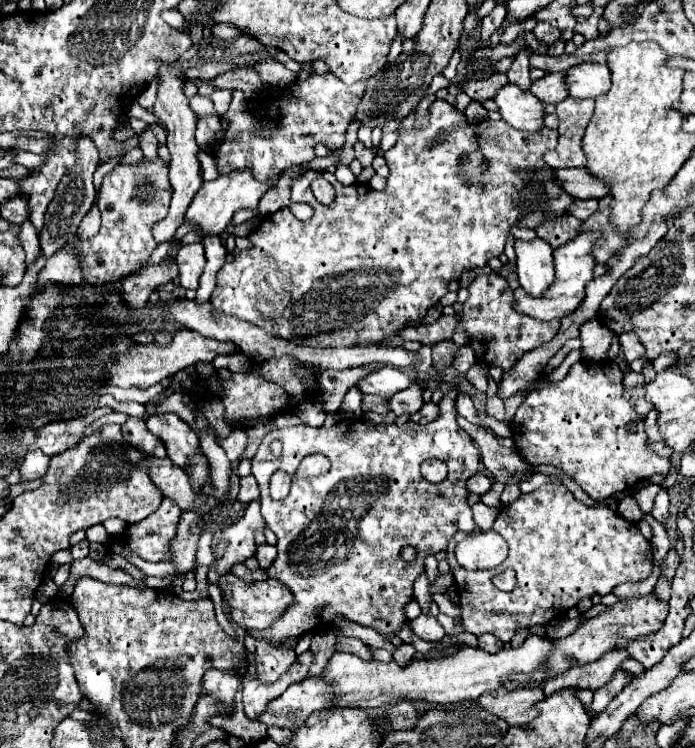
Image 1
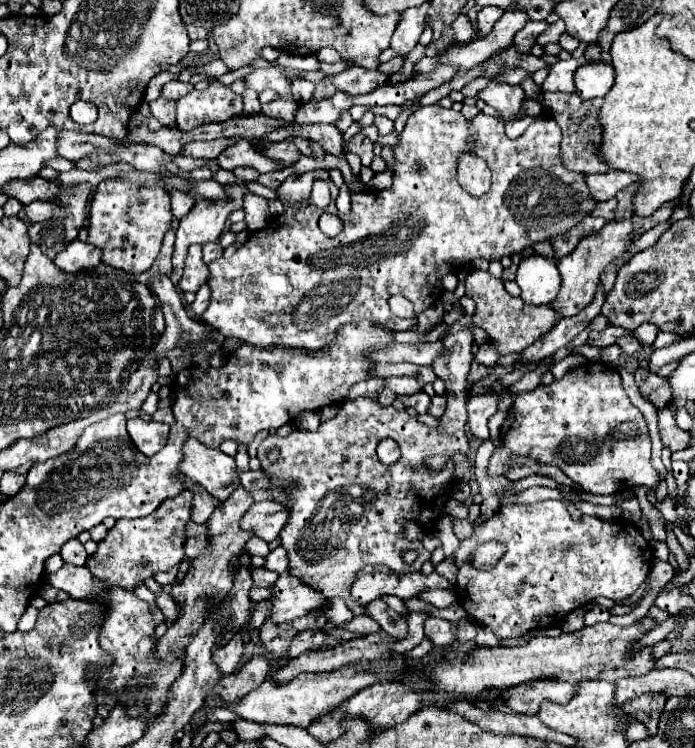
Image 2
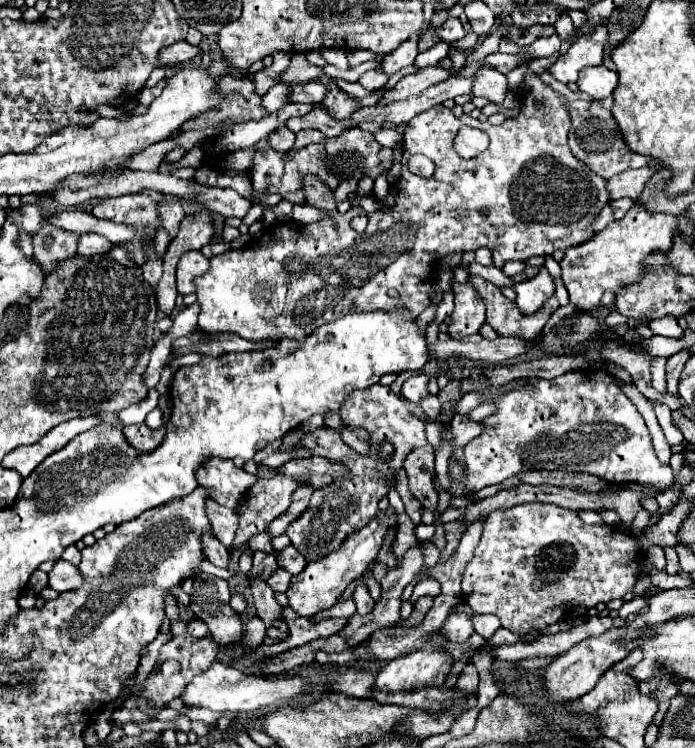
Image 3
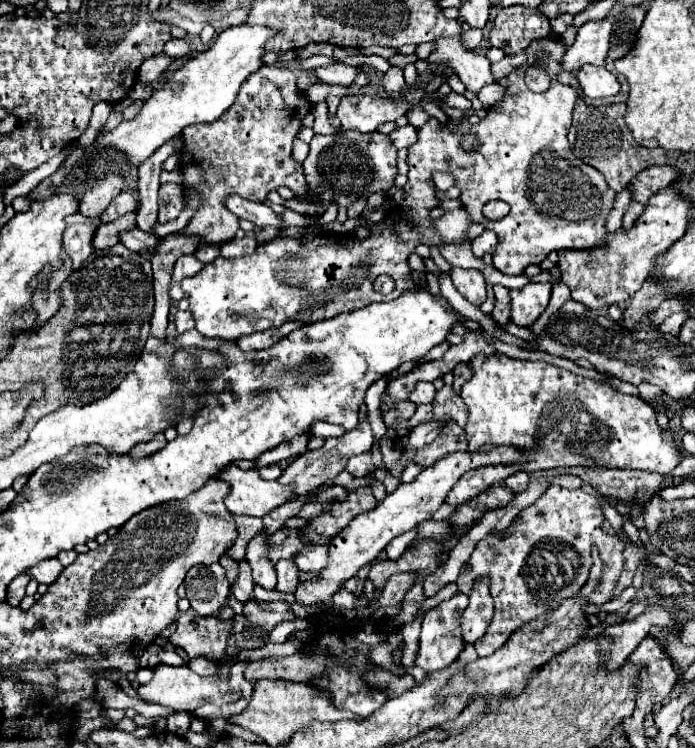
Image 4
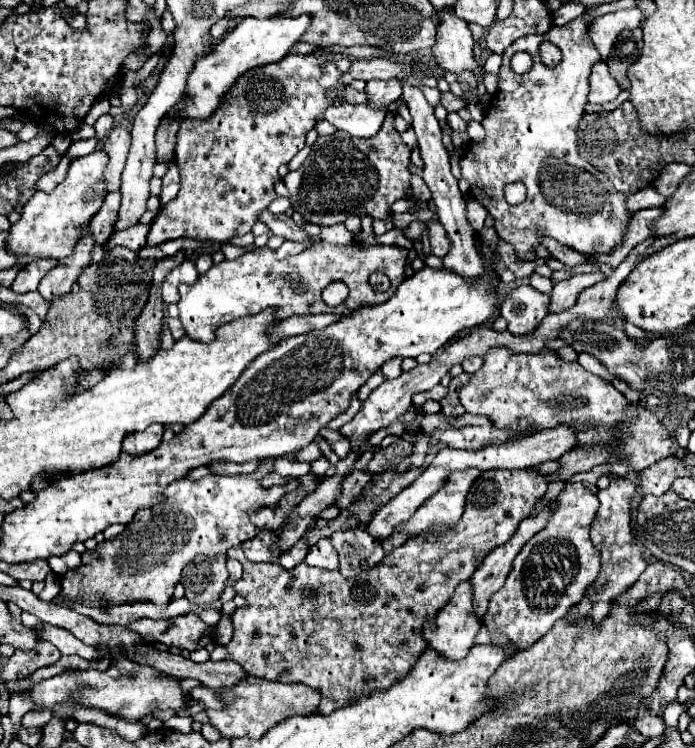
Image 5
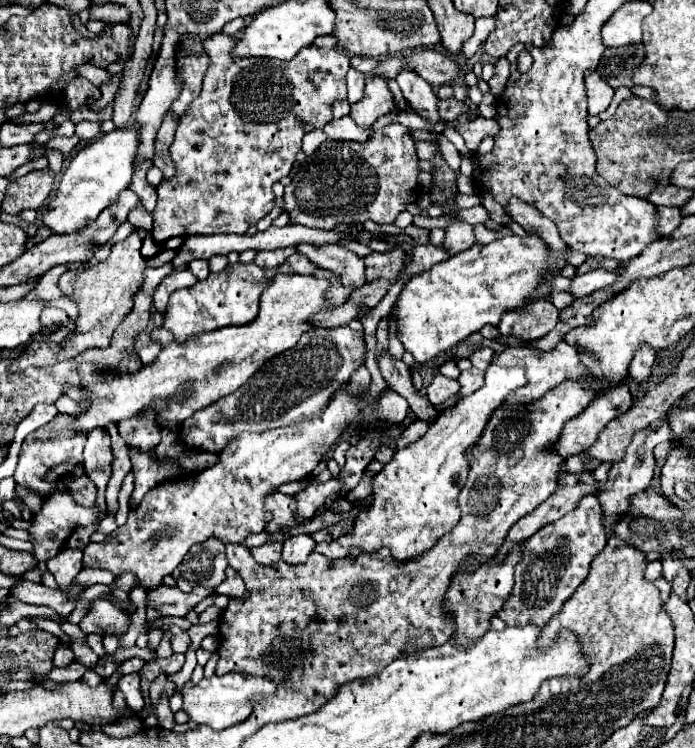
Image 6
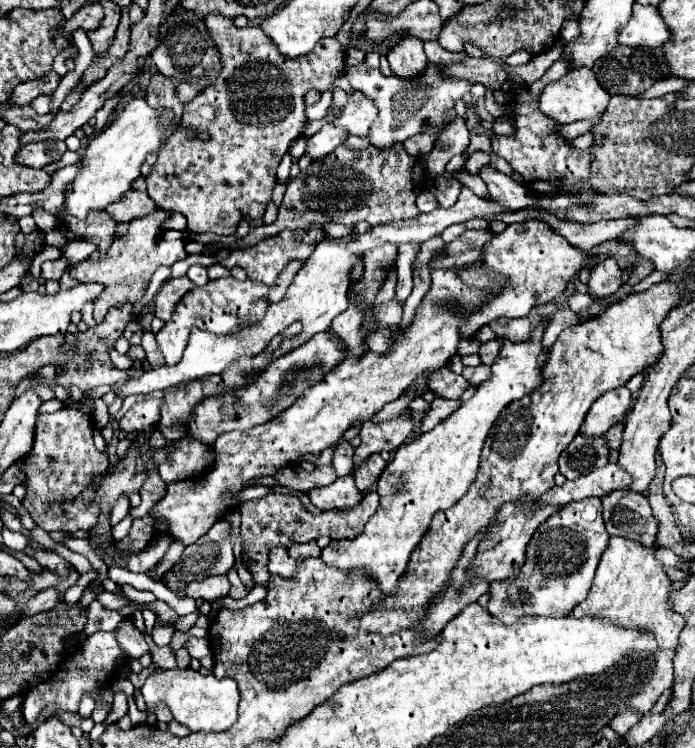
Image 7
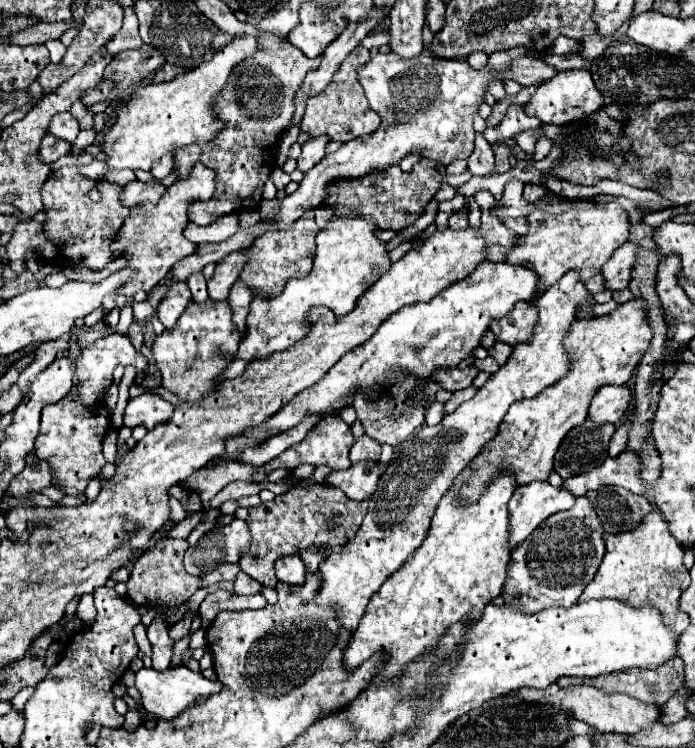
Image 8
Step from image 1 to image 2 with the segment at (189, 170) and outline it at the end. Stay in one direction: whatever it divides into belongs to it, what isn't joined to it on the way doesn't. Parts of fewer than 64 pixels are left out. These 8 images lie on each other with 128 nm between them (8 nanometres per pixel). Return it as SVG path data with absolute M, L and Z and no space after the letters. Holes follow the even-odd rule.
M158 98L158 100L150 102L150 112L160 122L160 126L178 128L178 124L176 124L176 102L174 100ZM176 188L170 192L170 196L172 196L172 214L176 220L182 220L188 214L188 210L192 210L196 198L192 194L188 194L184 190L176 190Z

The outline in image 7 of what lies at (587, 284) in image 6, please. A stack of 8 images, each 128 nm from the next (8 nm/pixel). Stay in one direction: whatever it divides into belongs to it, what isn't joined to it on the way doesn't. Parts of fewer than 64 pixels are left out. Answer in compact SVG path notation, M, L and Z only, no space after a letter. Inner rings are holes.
M606 258L596 264L596 268L590 270L588 280L588 294L590 296L610 296L622 286L622 270L618 268L614 258Z

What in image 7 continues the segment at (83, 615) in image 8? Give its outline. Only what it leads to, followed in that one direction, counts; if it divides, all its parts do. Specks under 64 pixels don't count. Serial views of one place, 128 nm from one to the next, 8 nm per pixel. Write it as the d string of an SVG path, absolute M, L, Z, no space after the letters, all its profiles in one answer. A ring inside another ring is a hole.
M102 592L102 594L98 596L98 602L102 602L102 604L104 604L106 608L110 608L110 610L120 610L120 608L126 606L128 598L126 598L126 596L116 596L116 594L112 594L112 592ZM156 622L152 638L154 638L154 642L156 642L158 646L168 646L168 642L170 642L172 634L174 634L174 624L168 624L168 626L166 626L166 630L164 630L164 626L158 626L158 622Z

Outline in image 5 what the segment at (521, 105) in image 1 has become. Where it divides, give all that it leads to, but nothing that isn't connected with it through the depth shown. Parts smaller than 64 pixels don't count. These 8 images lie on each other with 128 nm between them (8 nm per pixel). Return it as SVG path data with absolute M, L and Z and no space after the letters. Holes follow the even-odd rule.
M440 10L440 28L436 34L436 44L432 46L434 62L454 74L462 74L470 70L476 78L482 78L486 74L484 66L476 62L472 54L472 32L468 30L468 24L454 16L454 12L442 12Z

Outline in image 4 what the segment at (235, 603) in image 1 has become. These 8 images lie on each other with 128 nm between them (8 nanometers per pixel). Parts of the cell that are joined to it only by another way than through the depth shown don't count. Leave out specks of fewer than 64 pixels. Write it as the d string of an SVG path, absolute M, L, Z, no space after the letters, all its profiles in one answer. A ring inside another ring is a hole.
M488 446L488 448L482 448L480 452L474 452L474 454L454 452L454 454L446 456L446 458L442 458L442 460L438 460L434 466L424 468L412 484L400 484L400 486L396 488L396 492L388 494L386 500L376 506L376 510L370 510L368 514L360 514L360 518L354 518L354 520L352 520L352 526L348 526L348 530L342 530L342 532L330 542L326 568L322 568L322 572L318 574L316 580L304 580L304 582L298 584L298 588L296 588L296 592L294 592L296 602L302 604L302 606L314 606L314 604L326 604L326 602L330 602L332 596L340 590L340 586L344 586L344 582L346 582L348 578L352 578L362 566L370 564L370 562L390 544L392 538L396 538L396 536L400 536L400 534L412 530L412 528L414 528L418 522L422 522L422 520L430 520L432 514L440 508L440 504L444 502L444 498L448 496L448 492L452 490L452 486L458 482L458 478L460 478L464 472L468 472L468 470L472 470L472 468L478 468L478 466L500 464L500 462L514 462L514 460L520 458L520 456L524 456L524 454L520 454L518 450L512 450L512 448L492 448L492 446Z

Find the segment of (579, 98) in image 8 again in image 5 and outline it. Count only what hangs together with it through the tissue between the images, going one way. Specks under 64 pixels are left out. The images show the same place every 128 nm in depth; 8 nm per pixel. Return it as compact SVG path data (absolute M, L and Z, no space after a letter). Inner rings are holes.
M596 62L590 74L590 102L610 102L620 94L618 82L610 76L606 62Z

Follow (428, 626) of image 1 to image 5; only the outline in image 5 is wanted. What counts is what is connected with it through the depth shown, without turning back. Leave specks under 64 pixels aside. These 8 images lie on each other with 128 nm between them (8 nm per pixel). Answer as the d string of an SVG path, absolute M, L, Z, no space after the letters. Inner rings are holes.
M554 502L548 508L544 508L544 512L540 512L536 518L524 518L520 522L520 526L516 528L514 536L498 550L492 550L484 558L484 562L476 568L472 578L468 580L468 582L472 582L472 606L480 620L484 620L490 596L504 586L506 576L512 568L512 560L522 550L522 546L536 532L540 532L544 528L544 522L548 522L548 512L552 512L552 510L554 510Z

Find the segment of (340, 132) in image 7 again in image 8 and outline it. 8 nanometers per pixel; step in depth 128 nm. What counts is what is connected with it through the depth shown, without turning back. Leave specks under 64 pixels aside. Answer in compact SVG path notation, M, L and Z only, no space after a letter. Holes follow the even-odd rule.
M322 134L322 136L316 136L316 138L308 140L302 146L302 154L298 158L298 170L308 172L312 166L316 166L316 162L320 162L320 158L324 158L328 144L330 144L328 134Z

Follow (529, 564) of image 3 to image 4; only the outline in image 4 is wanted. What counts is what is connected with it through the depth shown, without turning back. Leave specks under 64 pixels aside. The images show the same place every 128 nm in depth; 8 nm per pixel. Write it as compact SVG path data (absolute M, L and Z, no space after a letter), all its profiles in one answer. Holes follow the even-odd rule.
M550 486L532 506L522 510L506 530L488 534L480 540L480 546L472 552L466 570L462 570L456 580L458 590L464 594L472 592L476 580L490 580L494 618L486 634L474 643L480 658L492 655L520 626L532 622L542 612L554 610L562 600L576 596L586 584L592 568L592 546L598 546L604 562L604 574L588 600L590 604L606 604L614 598L614 588L624 568L624 544L618 536L602 532L602 522L604 514L596 496L582 490ZM568 554L576 554L576 568Z

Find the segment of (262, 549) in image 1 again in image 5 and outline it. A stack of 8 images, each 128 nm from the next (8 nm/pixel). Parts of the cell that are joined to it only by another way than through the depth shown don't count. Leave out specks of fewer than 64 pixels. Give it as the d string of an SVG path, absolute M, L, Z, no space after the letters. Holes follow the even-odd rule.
M320 540L314 546L314 552L312 550L308 552L304 562L308 562L310 566L326 568L326 570L336 570L338 568L338 554L336 554L334 546L330 544L330 540Z

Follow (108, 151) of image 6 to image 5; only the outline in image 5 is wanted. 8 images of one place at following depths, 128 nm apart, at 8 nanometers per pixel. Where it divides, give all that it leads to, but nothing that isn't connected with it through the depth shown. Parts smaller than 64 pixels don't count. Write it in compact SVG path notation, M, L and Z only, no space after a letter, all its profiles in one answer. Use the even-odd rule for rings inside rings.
M94 150L88 156L76 158L66 178L52 190L52 192L36 192L24 206L20 220L10 226L8 238L6 238L6 250L16 256L16 266L24 270L30 262L40 258L54 258L62 260L72 254L74 244L80 238L80 226L90 222L90 218L96 214L100 204L106 196L106 184L104 184L104 166L108 162L108 156L102 150ZM86 188L96 188L98 196L92 202L82 202L82 194Z

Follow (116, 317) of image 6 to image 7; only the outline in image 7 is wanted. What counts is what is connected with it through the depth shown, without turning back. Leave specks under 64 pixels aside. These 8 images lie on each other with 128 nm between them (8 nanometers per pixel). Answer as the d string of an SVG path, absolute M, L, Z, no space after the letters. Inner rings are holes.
M160 210L160 212L148 214L144 218L132 220L128 234L124 238L116 238L108 250L104 250L104 252L96 250L86 260L70 266L70 276L74 280L98 282L104 286L100 298L96 298L96 302L94 302L94 320L96 322L102 322L104 318L96 318L96 316L106 316L106 312L110 308L116 308L126 302L138 302L144 296L148 282L158 266L172 266L174 262L186 258L186 250L184 250L182 240L166 242L158 236L158 228L166 216L168 214L164 210Z

